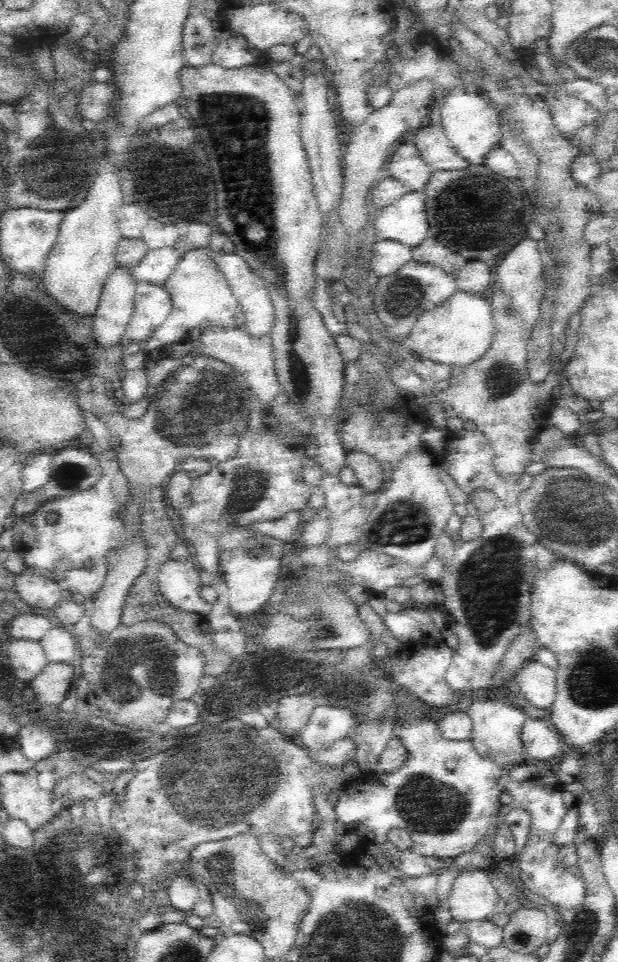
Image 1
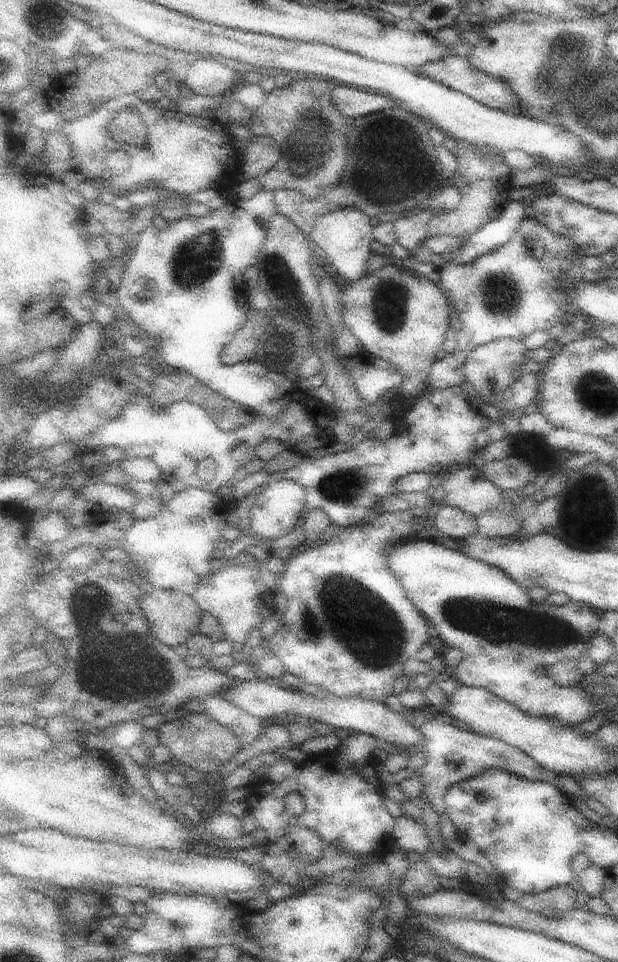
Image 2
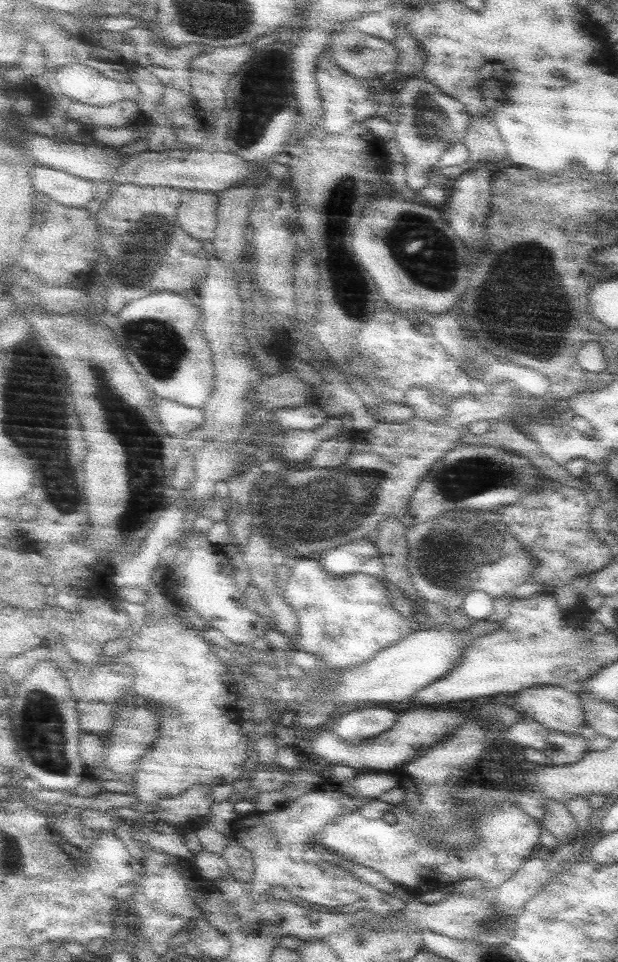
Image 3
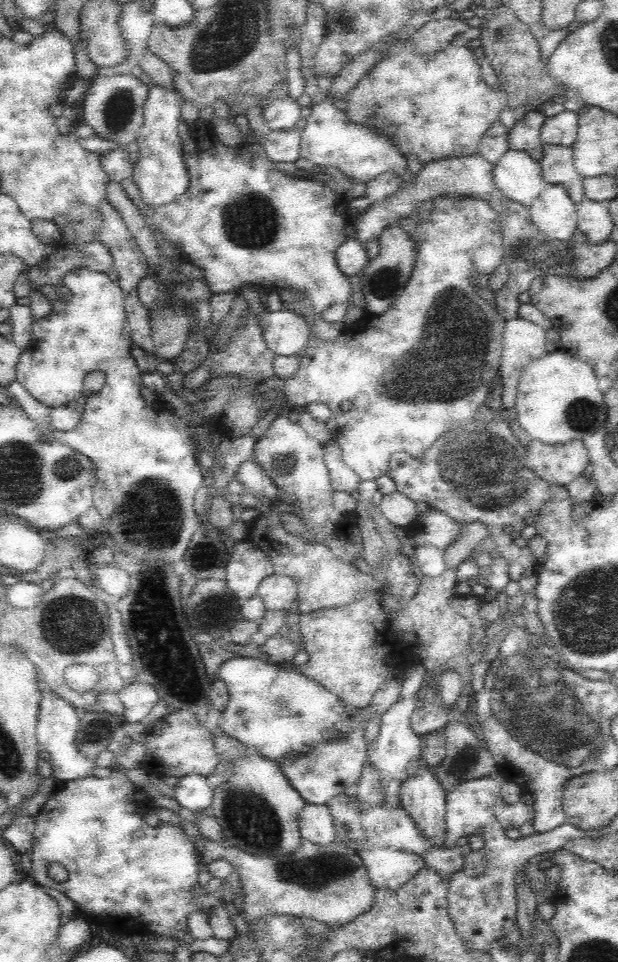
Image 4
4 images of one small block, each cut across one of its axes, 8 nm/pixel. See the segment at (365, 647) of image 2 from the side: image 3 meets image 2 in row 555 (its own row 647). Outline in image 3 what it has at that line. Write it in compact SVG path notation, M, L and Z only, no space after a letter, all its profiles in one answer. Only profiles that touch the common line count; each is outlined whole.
M314 558L296 562L291 571L282 583L285 600L298 615L298 638L289 645L322 657L326 670L349 670L420 630L418 622L392 609L386 586L376 576L358 574L338 578L323 570Z

